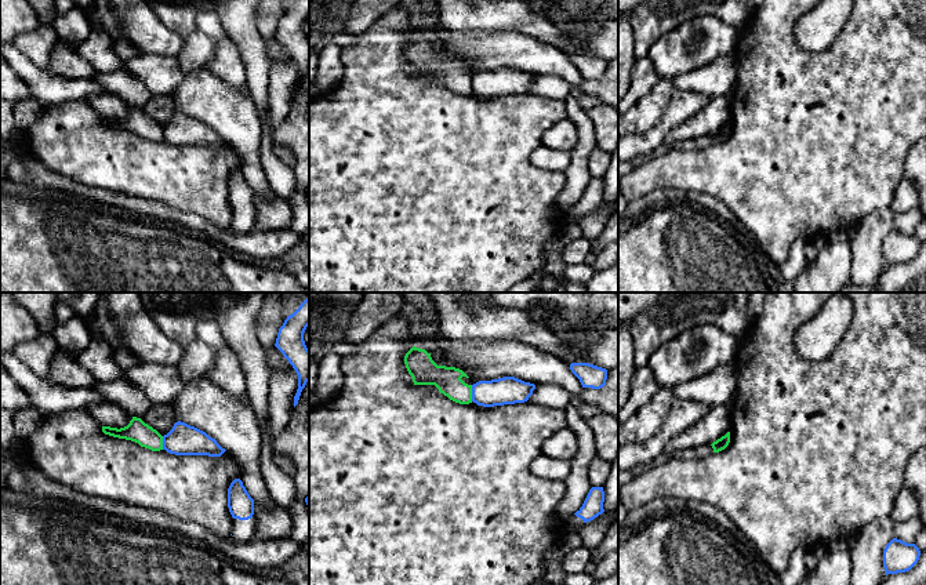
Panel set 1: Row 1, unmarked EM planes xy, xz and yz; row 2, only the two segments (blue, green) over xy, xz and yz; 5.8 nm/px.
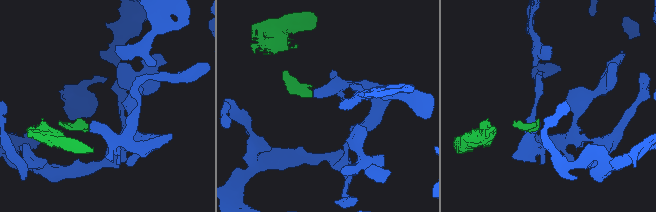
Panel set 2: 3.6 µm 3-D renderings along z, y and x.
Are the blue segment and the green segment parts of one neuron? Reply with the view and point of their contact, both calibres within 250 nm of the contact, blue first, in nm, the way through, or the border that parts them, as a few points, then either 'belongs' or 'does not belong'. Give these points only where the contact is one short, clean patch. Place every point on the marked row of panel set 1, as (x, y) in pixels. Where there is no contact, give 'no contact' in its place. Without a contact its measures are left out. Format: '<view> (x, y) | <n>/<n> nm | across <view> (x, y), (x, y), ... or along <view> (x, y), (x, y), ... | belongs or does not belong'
xz (472, 393) | 160/160 nm | does not belong

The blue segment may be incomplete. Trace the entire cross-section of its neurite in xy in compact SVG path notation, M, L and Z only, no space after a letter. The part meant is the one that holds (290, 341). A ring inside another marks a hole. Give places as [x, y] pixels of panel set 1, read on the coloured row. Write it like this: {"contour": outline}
{"contour": "M309 297L299 308L284 320L279 328L275 346L283 353L298 375L298 389L294 396L294 407L298 404L302 389L309 381L309 349L304 341L304 333L309 326Z"}

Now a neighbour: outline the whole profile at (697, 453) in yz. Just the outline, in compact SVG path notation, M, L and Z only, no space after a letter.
M727 432L725 436L722 436L712 444L680 450L672 454L672 457L678 459L704 459L705 457L713 453L725 450L729 446L729 443L730 443L730 432Z

